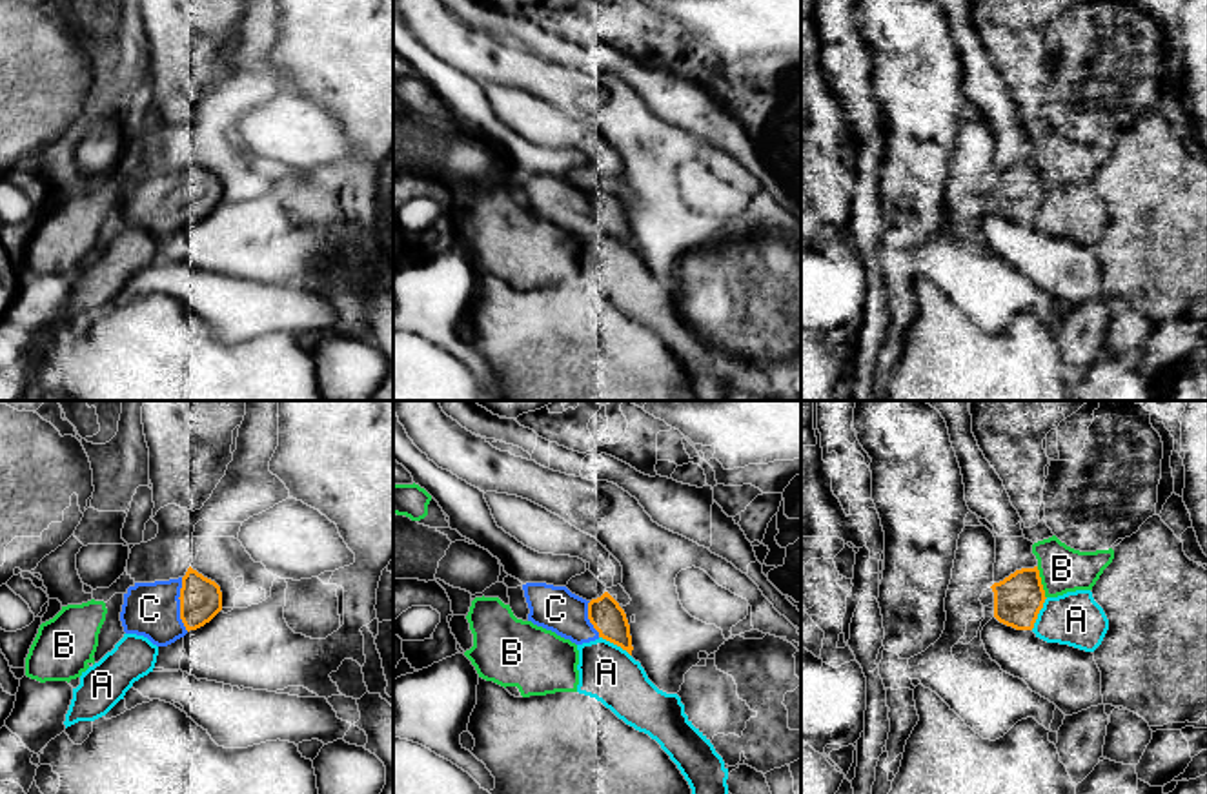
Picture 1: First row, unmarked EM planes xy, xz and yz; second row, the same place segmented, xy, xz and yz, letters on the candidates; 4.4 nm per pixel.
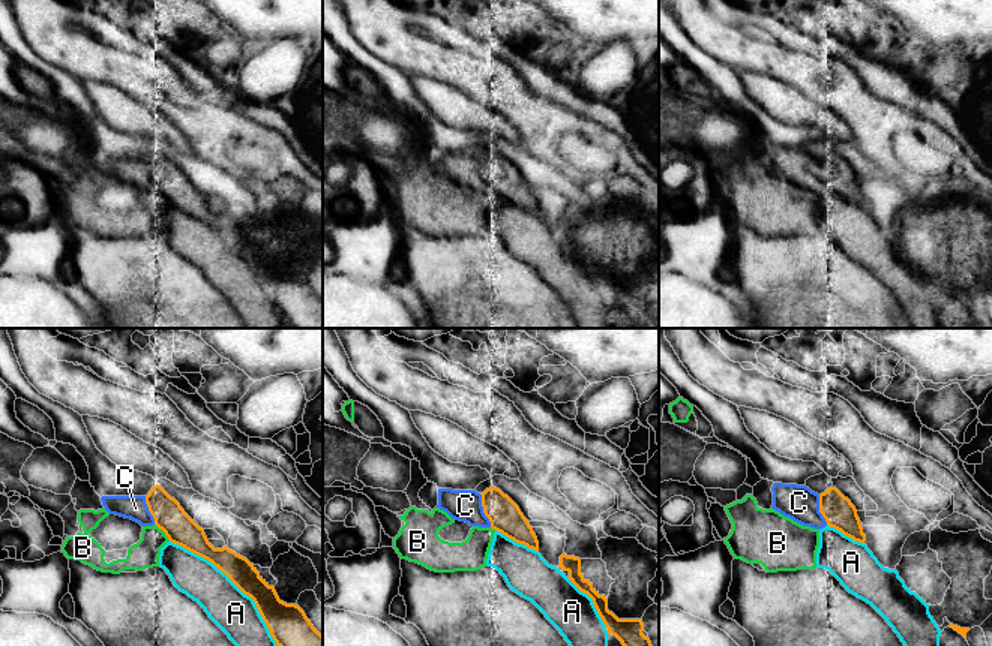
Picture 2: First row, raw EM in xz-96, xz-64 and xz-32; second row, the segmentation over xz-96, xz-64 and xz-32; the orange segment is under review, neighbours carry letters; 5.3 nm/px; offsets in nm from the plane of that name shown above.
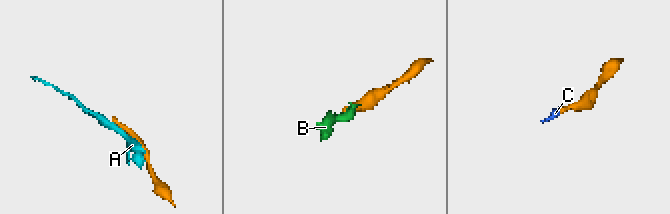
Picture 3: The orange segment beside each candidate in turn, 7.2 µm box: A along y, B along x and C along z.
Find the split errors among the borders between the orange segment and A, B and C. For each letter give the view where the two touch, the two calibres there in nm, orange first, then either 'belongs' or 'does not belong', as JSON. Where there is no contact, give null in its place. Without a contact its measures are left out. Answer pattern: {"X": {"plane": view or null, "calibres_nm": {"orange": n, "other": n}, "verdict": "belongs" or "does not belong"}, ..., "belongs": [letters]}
{"A": {"plane": "xz", "calibres_nm": {"orange": 150, "other": 260}, "verdict": "does not belong"}, "B": {"plane": "yz", "calibres_nm": {"orange": 220, "other": 200}, "verdict": "does not belong"}, "C": {"plane": "xy", "calibres_nm": {"orange": 190, "other": 240}, "verdict": "belongs"}, "belongs": ["C"]}

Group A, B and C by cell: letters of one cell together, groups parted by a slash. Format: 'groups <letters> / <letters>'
groups A / B / C

